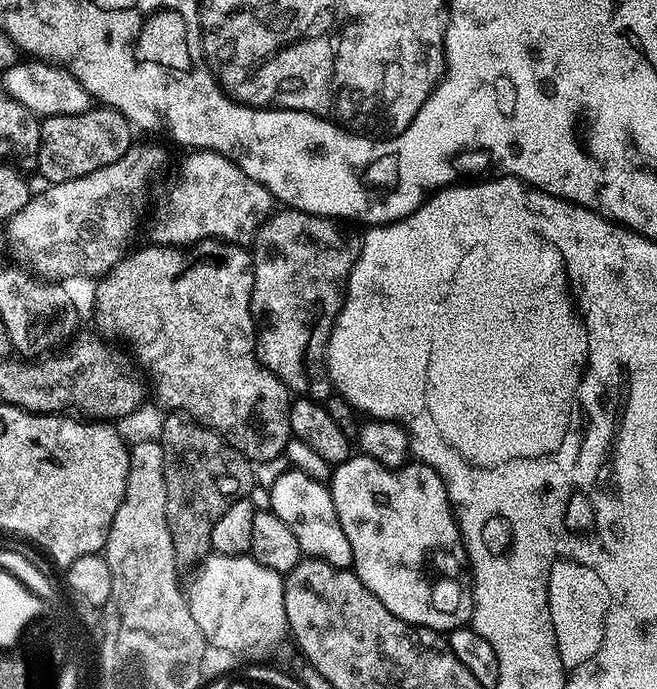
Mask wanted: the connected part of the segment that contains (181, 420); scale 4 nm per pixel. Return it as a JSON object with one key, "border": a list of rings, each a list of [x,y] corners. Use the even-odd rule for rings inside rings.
{"border":[[[169,411],[164,418],[160,445],[164,448],[166,466],[166,522],[170,526],[170,542],[174,542],[177,565],[199,565],[208,559],[212,552],[210,534],[214,534],[214,522],[226,514],[226,510],[236,500],[243,500],[256,484],[253,461],[244,456],[234,446],[230,446],[223,435],[205,424],[199,424],[183,412]]]}

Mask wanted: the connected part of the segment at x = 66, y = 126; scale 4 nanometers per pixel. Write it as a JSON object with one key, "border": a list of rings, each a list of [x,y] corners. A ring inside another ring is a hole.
{"border":[[[93,106],[82,114],[45,116],[40,120],[35,171],[41,172],[48,184],[61,184],[94,174],[94,170],[110,166],[110,162],[118,162],[118,158],[126,154],[126,150],[134,143],[132,132],[133,125],[114,108]]]}

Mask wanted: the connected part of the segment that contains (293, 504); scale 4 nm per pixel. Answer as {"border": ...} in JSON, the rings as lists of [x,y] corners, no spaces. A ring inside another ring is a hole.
{"border":[[[289,470],[269,488],[270,511],[278,514],[286,526],[298,538],[298,546],[305,557],[314,560],[325,560],[339,568],[352,568],[352,551],[350,538],[346,538],[346,530],[342,530],[342,522],[338,522],[338,514],[334,510],[334,498],[327,483],[320,483],[306,474]]]}

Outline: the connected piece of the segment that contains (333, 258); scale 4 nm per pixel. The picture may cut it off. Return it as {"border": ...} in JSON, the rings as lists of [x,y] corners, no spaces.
{"border":[[[285,207],[273,211],[250,245],[254,268],[252,318],[257,326],[256,357],[287,386],[289,393],[321,402],[327,401],[333,391],[326,363],[328,341],[332,339],[332,328],[340,313],[336,304],[341,307],[344,304],[348,276],[352,273],[352,263],[356,261],[358,251],[357,241],[352,241],[339,227],[343,228],[335,219],[327,216],[315,216]]]}

